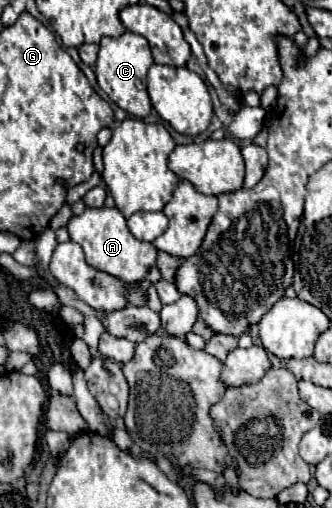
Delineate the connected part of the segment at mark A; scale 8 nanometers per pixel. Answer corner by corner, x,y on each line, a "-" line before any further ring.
86,207
80,215
74,215
66,225
70,239
80,243
84,249
84,255
88,259
88,265
108,271
110,275
116,275
118,279
124,279
126,283
142,281
146,271
156,265
156,247
152,243
138,241
126,227
124,215
116,207

